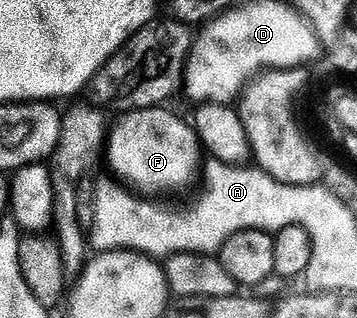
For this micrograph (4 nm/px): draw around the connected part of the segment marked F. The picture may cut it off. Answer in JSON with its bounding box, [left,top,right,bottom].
[107,106,203,196]

